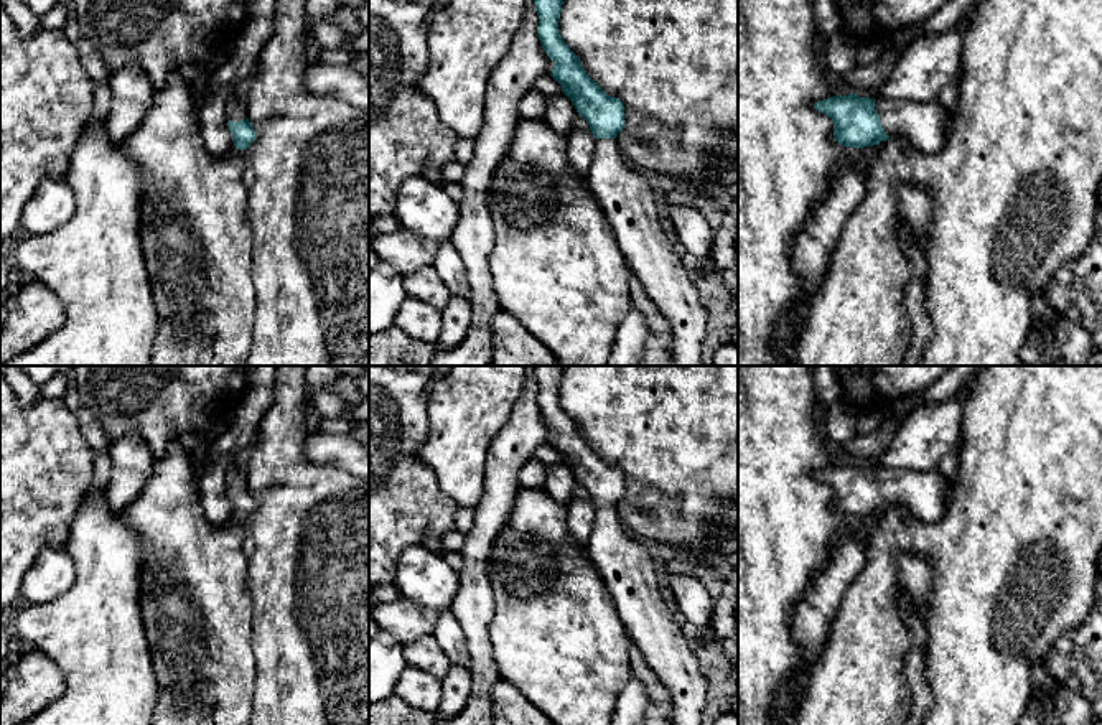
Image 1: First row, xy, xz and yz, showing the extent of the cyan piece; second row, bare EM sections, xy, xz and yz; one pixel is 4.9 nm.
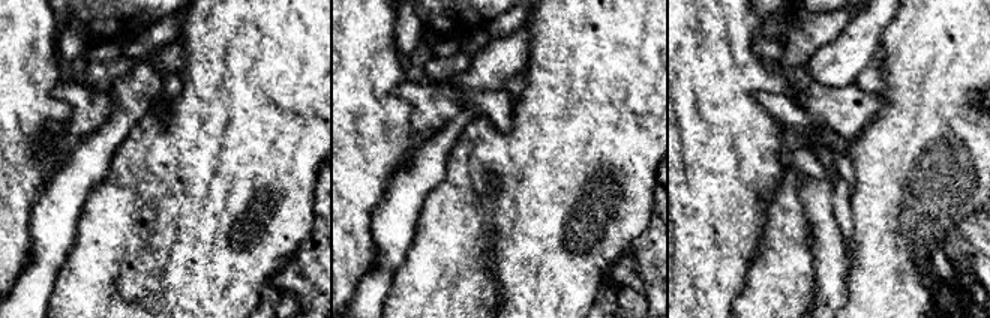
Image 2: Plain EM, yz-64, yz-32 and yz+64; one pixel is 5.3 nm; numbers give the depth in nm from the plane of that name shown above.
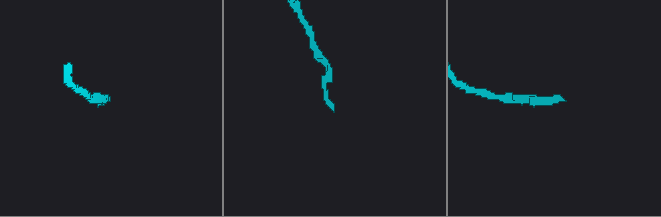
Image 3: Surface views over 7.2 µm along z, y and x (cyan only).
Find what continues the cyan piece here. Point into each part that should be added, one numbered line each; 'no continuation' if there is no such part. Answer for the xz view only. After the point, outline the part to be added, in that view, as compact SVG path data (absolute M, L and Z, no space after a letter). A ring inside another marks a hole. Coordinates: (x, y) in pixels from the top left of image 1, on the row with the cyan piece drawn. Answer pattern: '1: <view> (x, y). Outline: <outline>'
1: xz (630, 203). Outline: M595 138L585 185L603 208L631 272L667 321L674 366L705 366L702 344L712 330L693 287L661 222L657 193L624 163L616 138Z

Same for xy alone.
1: xy (234, 111). Outline: M231 99L226 104L226 119L231 122L239 122L239 120L245 120L245 104L240 104L237 99Z

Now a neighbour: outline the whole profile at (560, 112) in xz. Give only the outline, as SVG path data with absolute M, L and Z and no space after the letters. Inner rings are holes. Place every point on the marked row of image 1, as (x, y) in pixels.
M563 92L547 97L542 120L558 135L568 137L577 117L573 102Z

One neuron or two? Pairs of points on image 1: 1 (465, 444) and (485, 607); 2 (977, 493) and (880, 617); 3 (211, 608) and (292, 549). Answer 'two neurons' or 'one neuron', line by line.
1: two neurons
2: one neuron
3: two neurons

